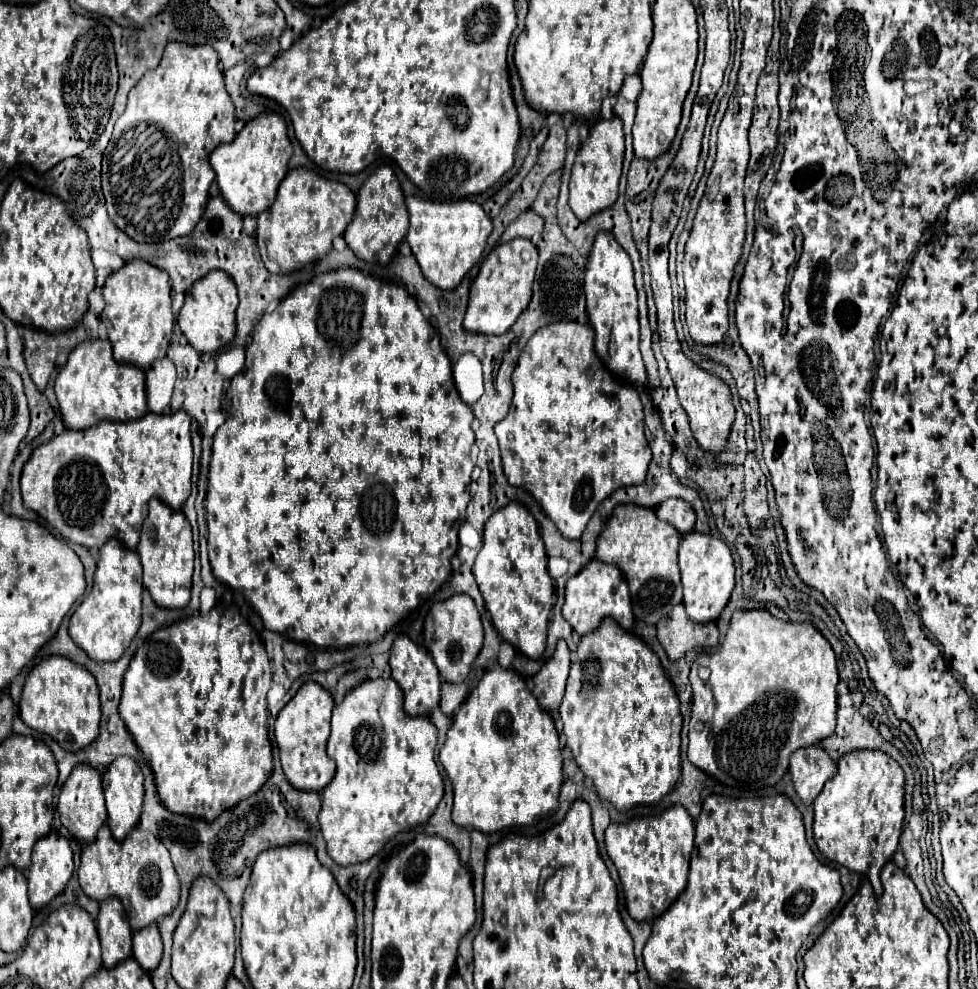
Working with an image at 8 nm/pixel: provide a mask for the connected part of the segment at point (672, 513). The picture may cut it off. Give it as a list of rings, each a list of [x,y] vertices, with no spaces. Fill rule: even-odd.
[[[679,498],[665,500],[663,504],[659,504],[655,508],[655,514],[663,522],[669,522],[673,528],[677,528],[679,534],[687,534],[695,526],[695,512],[693,512],[693,508],[689,506],[689,502],[679,500]]]

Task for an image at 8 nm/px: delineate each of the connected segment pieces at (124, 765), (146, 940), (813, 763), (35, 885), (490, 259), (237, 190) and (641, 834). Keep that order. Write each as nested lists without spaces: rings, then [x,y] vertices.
[[[119,756],[103,774],[107,826],[121,842],[139,822],[143,808],[143,772],[129,756]]]
[[[157,924],[133,932],[133,956],[147,972],[151,972],[161,962],[161,954],[163,942]]]
[[[813,744],[791,754],[789,774],[793,778],[793,788],[799,794],[801,802],[805,806],[811,806],[823,790],[825,782],[833,778],[833,774],[837,774],[837,762],[829,758],[823,746]]]
[[[49,832],[37,846],[33,846],[33,862],[29,868],[29,902],[35,910],[47,906],[57,894],[63,892],[69,878],[73,874],[73,850],[69,840],[63,838],[59,832]]]
[[[515,238],[507,244],[499,244],[481,264],[477,278],[471,284],[467,314],[463,320],[463,328],[467,332],[479,334],[505,334],[521,312],[531,302],[533,294],[533,278],[537,268],[537,248],[527,238]]]
[[[259,114],[255,120],[245,122],[243,130],[231,144],[221,144],[213,150],[209,162],[215,170],[221,196],[233,212],[241,216],[257,216],[275,202],[277,188],[287,174],[287,162],[293,154],[287,138],[287,124],[279,114]]]
[[[673,806],[657,818],[641,818],[631,824],[611,824],[609,830],[605,830],[607,854],[617,866],[625,904],[633,920],[655,920],[685,890],[693,836],[695,824],[683,806]]]

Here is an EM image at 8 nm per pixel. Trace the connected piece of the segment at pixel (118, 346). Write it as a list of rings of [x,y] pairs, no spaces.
[[[131,260],[107,278],[103,286],[103,298],[105,308],[101,320],[107,326],[109,342],[117,362],[147,370],[157,358],[165,358],[175,322],[171,312],[169,274],[143,260]]]

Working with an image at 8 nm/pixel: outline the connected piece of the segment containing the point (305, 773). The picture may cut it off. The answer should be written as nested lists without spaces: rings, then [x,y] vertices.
[[[307,682],[299,688],[295,698],[279,712],[275,720],[275,740],[279,744],[281,764],[287,780],[297,790],[321,792],[335,774],[335,762],[327,756],[329,722],[333,712],[333,696],[317,682]]]

